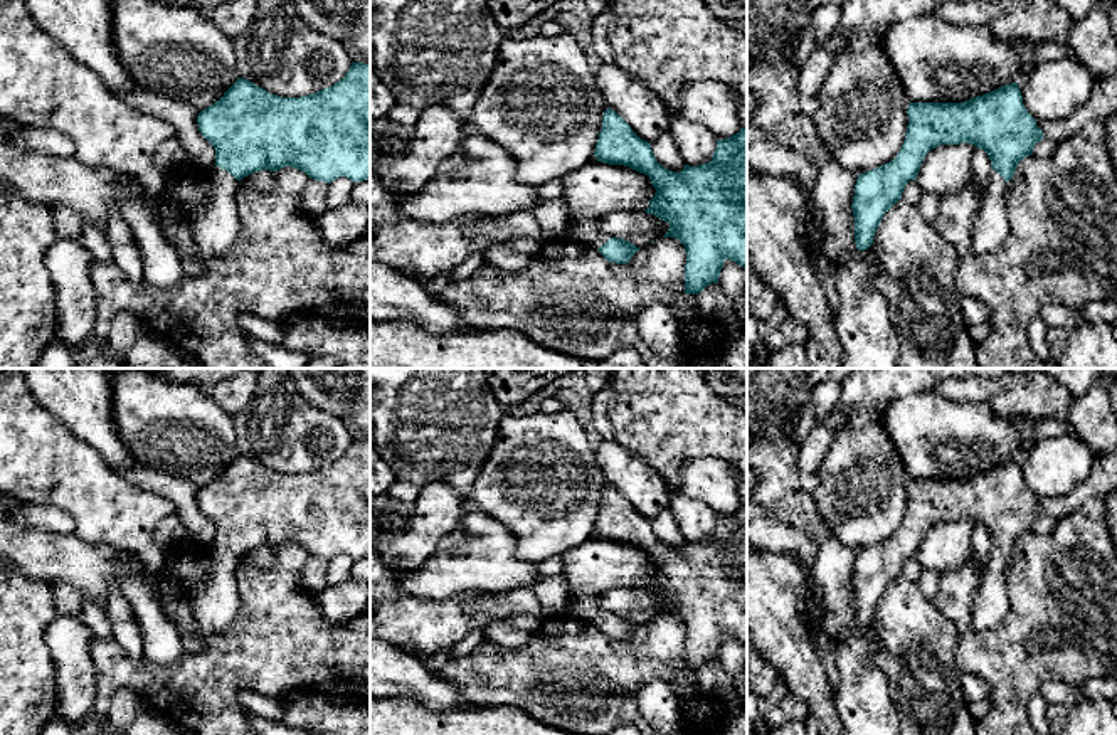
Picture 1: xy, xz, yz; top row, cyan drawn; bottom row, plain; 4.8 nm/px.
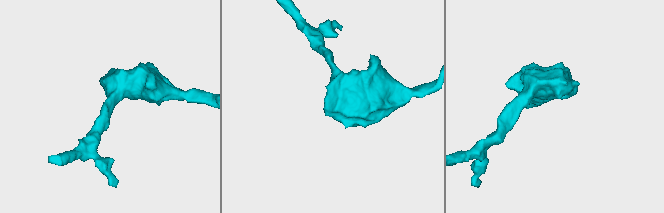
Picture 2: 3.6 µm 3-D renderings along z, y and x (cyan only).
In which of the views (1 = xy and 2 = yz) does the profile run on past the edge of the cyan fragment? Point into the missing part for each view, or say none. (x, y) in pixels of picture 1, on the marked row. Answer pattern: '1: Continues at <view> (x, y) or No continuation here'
1: Continues at xy (214, 226)
2: Continues at yz (989, 227)

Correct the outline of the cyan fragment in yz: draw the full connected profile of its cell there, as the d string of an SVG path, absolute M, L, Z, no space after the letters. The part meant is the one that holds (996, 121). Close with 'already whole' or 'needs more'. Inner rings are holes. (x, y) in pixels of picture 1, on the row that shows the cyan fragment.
M1117 76L1097 81L1090 99L1067 119L1036 121L1023 104L1018 82L1001 86L964 103L910 103L907 114L908 126L897 156L878 168L860 173L856 178L851 204L856 249L866 251L873 244L883 215L902 198L905 185L917 178L920 165L930 150L940 145L971 143L987 153L993 167L989 180L977 188L981 207L972 222L972 249L976 252L993 252L1001 247L1008 235L1004 188L1013 178L1018 163L1033 155L1035 145L1043 138L1058 145L1075 136L1090 121L1105 123L1109 116L1117 114Z; needs more

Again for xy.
M353 62L343 79L315 94L281 98L254 82L239 77L224 96L197 116L199 131L215 150L215 167L200 173L207 188L207 202L188 219L195 246L207 257L224 254L232 247L239 230L236 190L241 180L254 172L278 172L293 167L310 178L331 183L338 177L352 182L370 180L370 64Z; needs more

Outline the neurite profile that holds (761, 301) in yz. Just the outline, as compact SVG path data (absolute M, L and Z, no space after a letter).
M747 256L747 315L762 321L770 318L777 308L777 296L754 271Z

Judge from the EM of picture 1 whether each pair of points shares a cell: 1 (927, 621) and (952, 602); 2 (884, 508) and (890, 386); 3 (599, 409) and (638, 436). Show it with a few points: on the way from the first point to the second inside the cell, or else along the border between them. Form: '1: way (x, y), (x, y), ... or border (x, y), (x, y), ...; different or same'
1: border (932, 601), (956, 626), (956, 648); different
2: way (870, 478), (870, 416); same
3: border (609, 386), (614, 392), (611, 406), (614, 438); different

